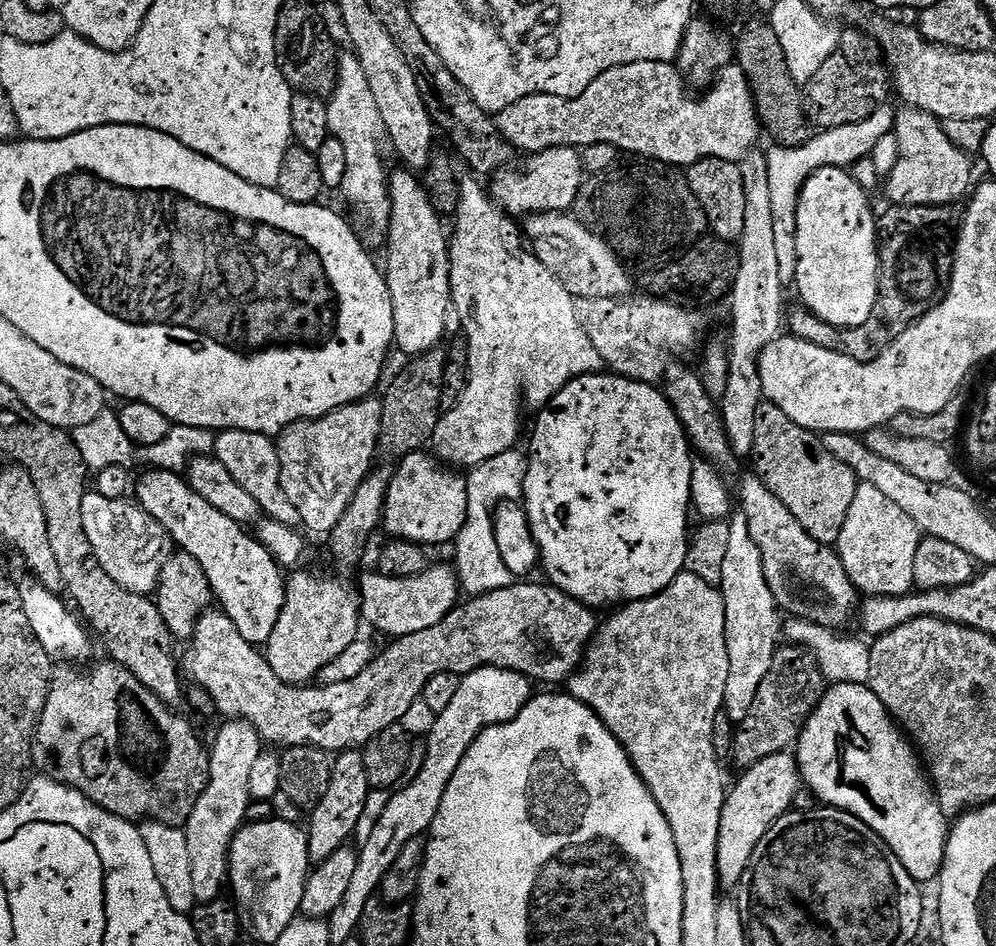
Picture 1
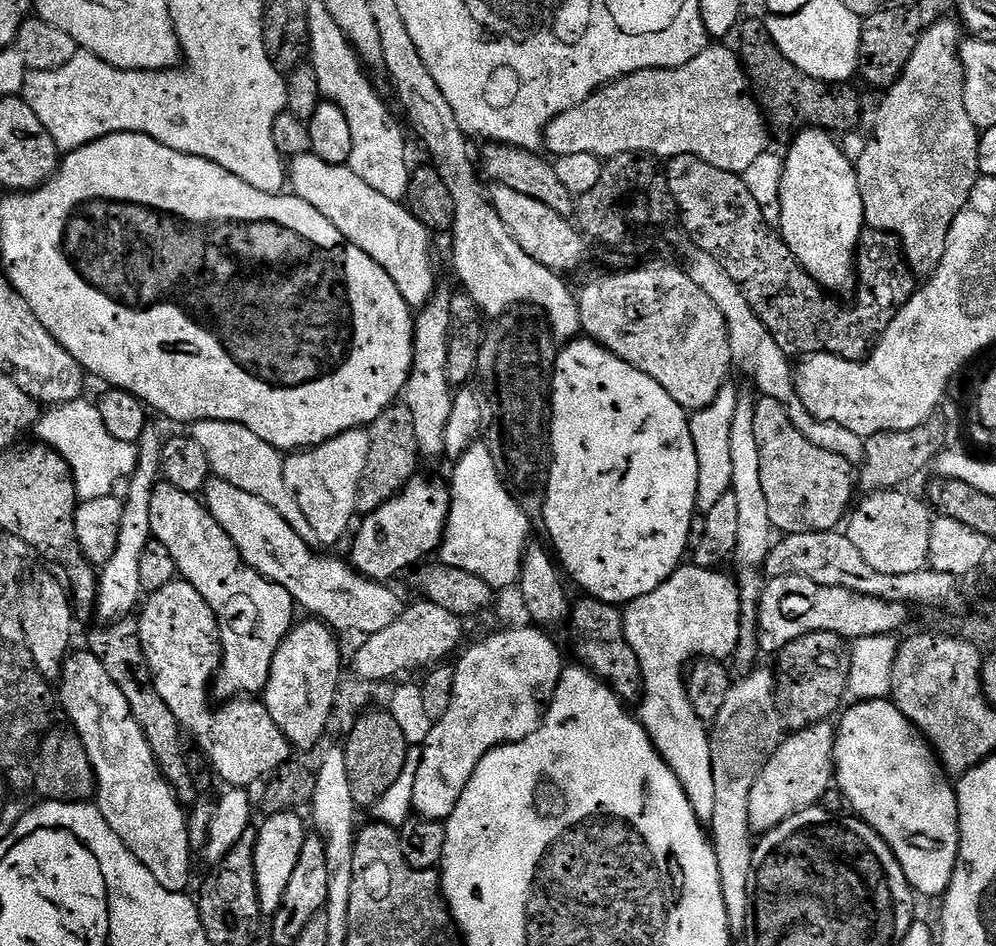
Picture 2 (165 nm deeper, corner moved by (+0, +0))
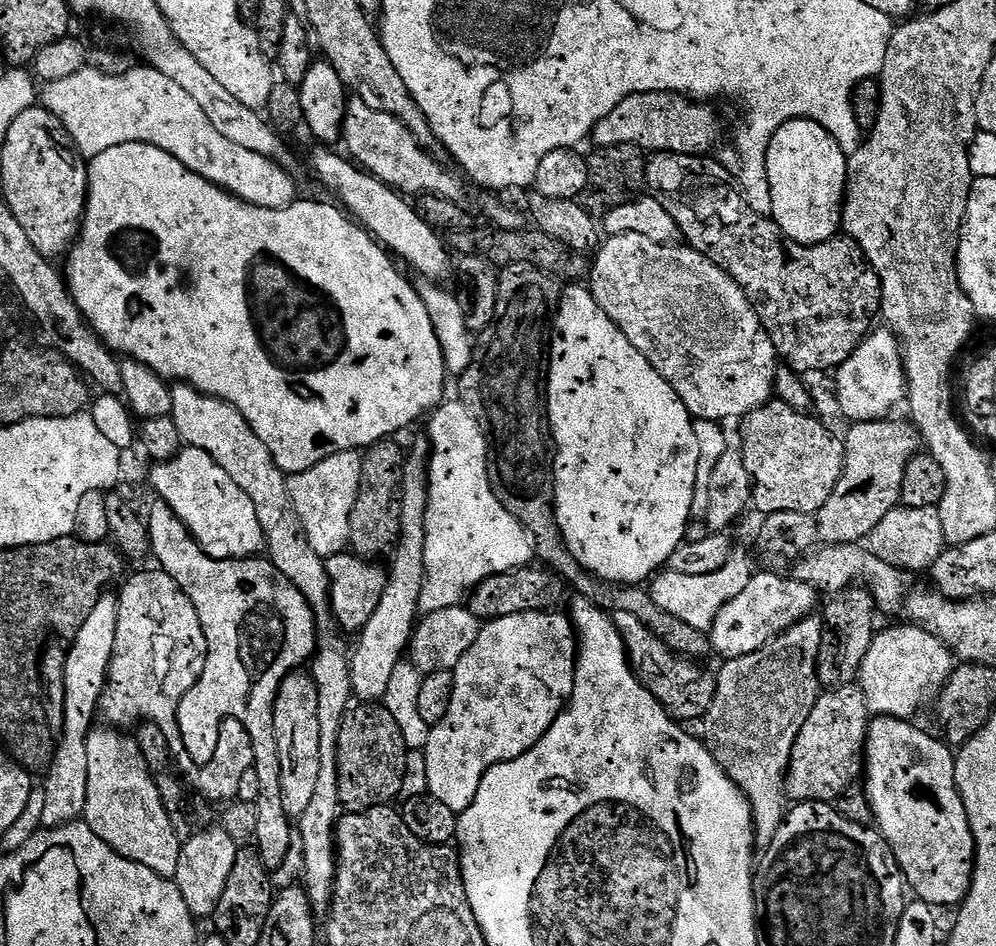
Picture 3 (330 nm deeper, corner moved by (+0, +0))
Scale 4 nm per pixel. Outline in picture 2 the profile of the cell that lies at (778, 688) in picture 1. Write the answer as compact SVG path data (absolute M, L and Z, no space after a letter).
M811 632L780 649L774 667L776 701L789 729L823 724L841 711L844 696L849 695L851 657L849 641L834 632Z

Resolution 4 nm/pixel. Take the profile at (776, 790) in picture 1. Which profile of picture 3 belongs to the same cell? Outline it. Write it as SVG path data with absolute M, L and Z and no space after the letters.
M859 686L834 688L820 695L794 742L786 781L787 795L791 799L793 796L796 802L836 802L848 787L861 779L865 771L869 723L866 698Z

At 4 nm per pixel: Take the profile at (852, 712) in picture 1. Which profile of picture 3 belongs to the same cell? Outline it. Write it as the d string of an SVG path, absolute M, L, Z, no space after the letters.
M877 716L868 726L866 780L867 776L868 802L875 816L875 827L904 872L907 887L916 891L915 899L937 909L963 904L972 885L972 871L976 869L976 843L966 806L956 785L956 756L953 749L943 739L935 740L930 733L915 728L908 720Z

